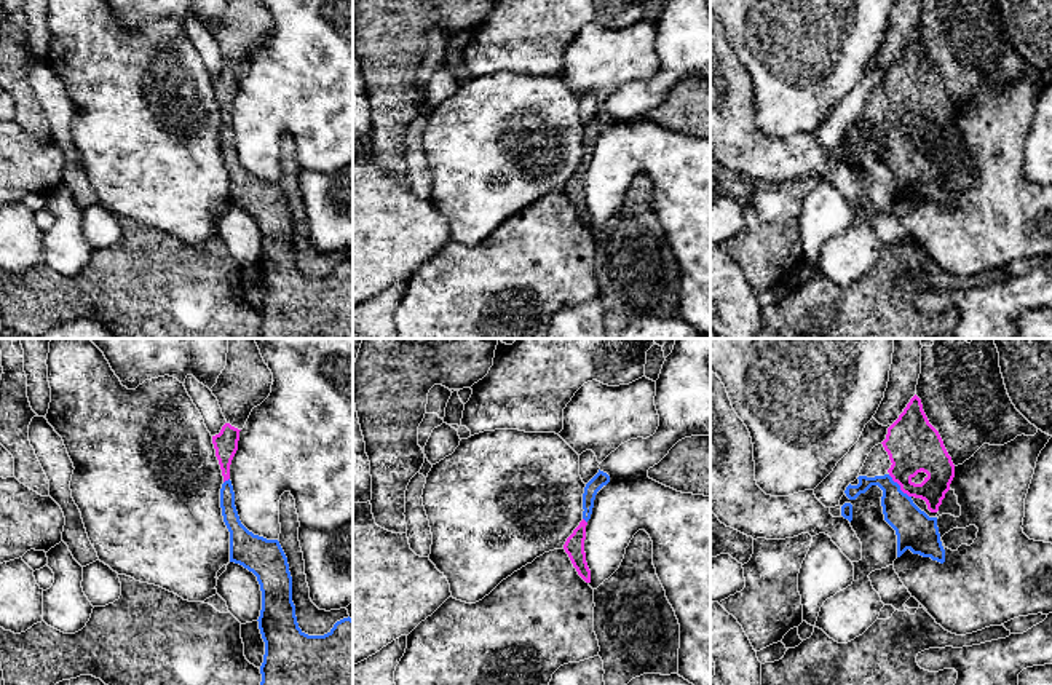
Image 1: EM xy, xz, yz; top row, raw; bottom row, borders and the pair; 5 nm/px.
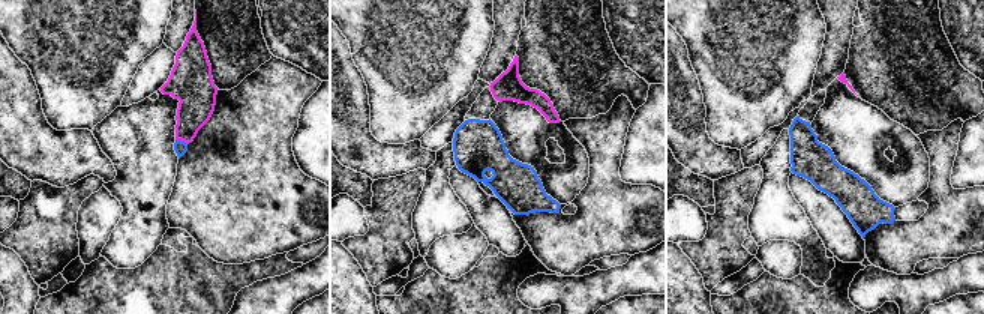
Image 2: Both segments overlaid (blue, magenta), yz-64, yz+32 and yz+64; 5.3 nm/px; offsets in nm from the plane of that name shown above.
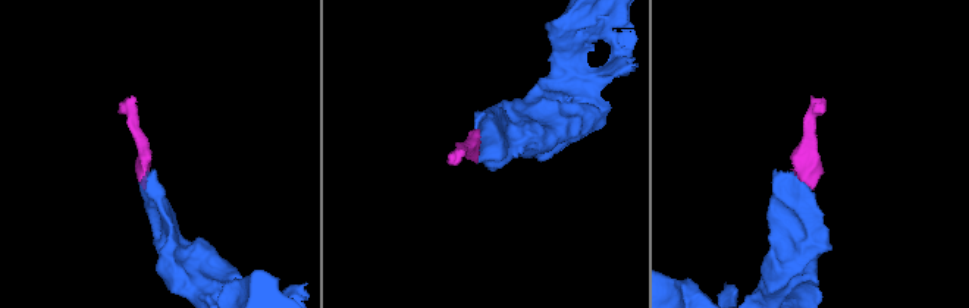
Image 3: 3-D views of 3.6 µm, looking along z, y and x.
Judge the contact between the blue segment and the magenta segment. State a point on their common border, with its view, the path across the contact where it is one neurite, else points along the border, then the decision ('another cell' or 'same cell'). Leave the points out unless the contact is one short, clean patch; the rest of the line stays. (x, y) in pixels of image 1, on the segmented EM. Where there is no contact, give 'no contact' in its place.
contact yz (899, 487); way yz (915, 530), (899, 511), (899, 487), (912, 443); same cell

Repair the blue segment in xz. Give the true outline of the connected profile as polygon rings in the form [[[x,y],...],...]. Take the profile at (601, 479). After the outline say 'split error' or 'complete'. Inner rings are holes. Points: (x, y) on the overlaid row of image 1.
[[[599,469],[599,473],[586,484],[583,493],[583,509],[584,509],[583,521],[564,544],[564,549],[568,554],[573,567],[586,583],[591,583],[591,570],[587,567],[586,552],[584,552],[586,525],[587,521],[591,519],[597,492],[608,482],[610,482],[610,476]]]; split error

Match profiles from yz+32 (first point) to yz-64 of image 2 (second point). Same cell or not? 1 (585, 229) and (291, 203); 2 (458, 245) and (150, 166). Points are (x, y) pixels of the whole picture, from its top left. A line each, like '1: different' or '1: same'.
1: same
2: same

